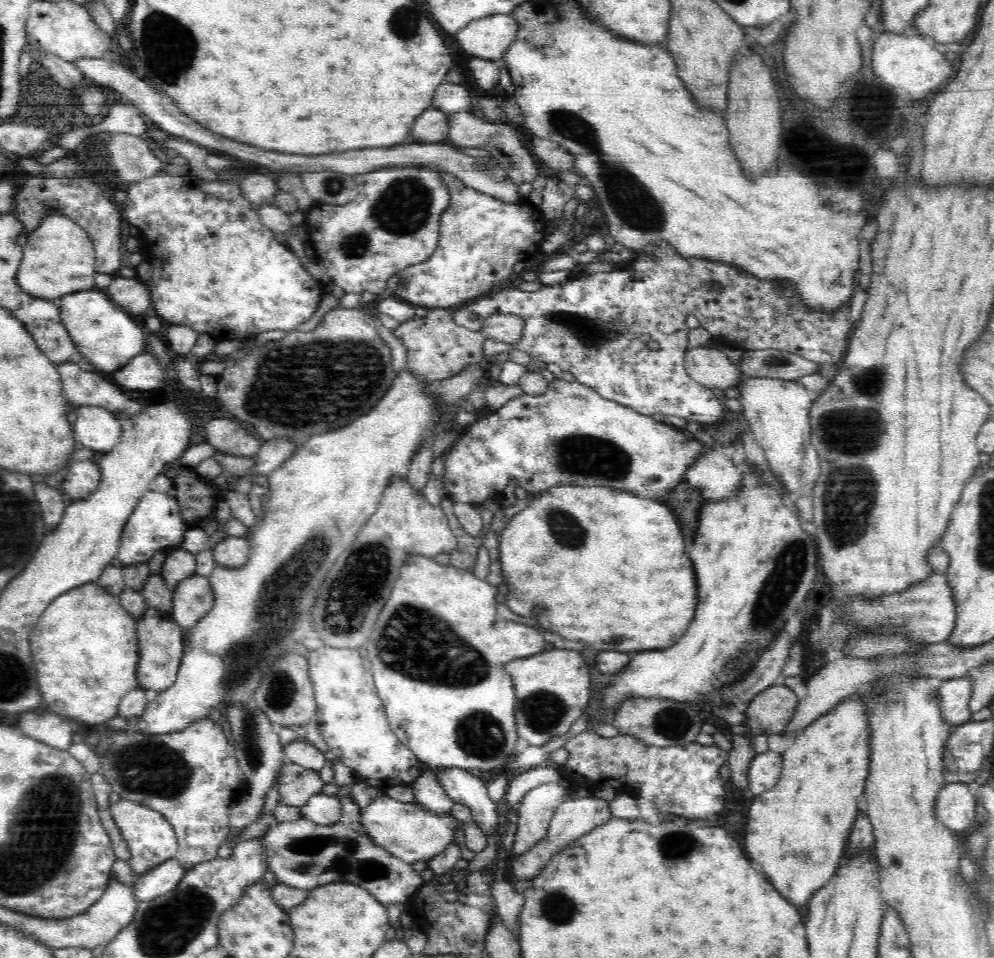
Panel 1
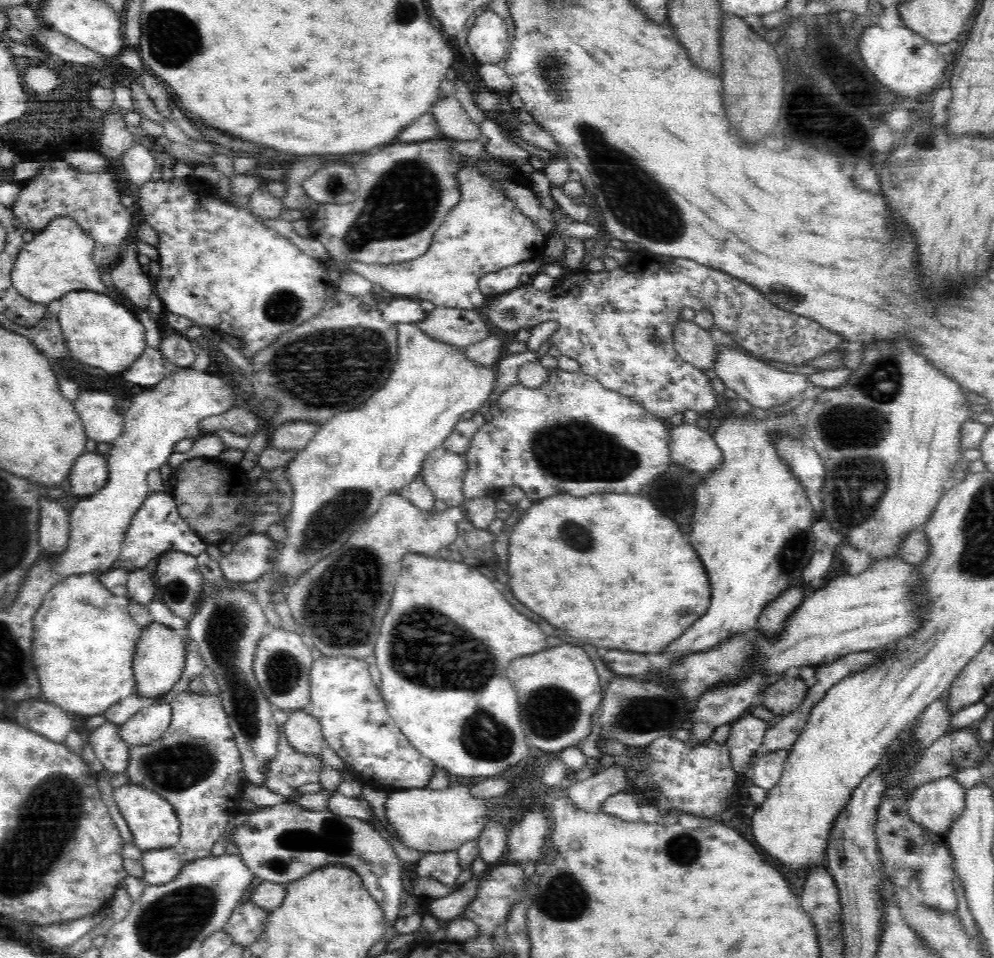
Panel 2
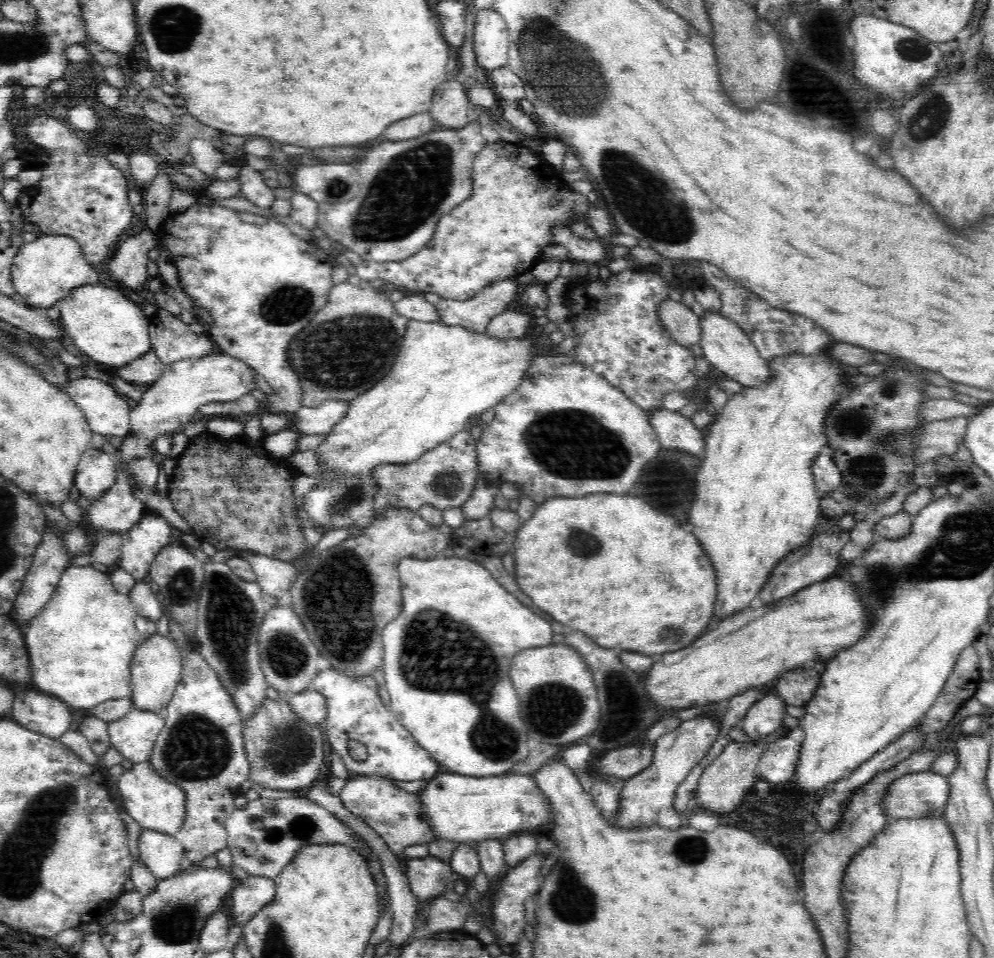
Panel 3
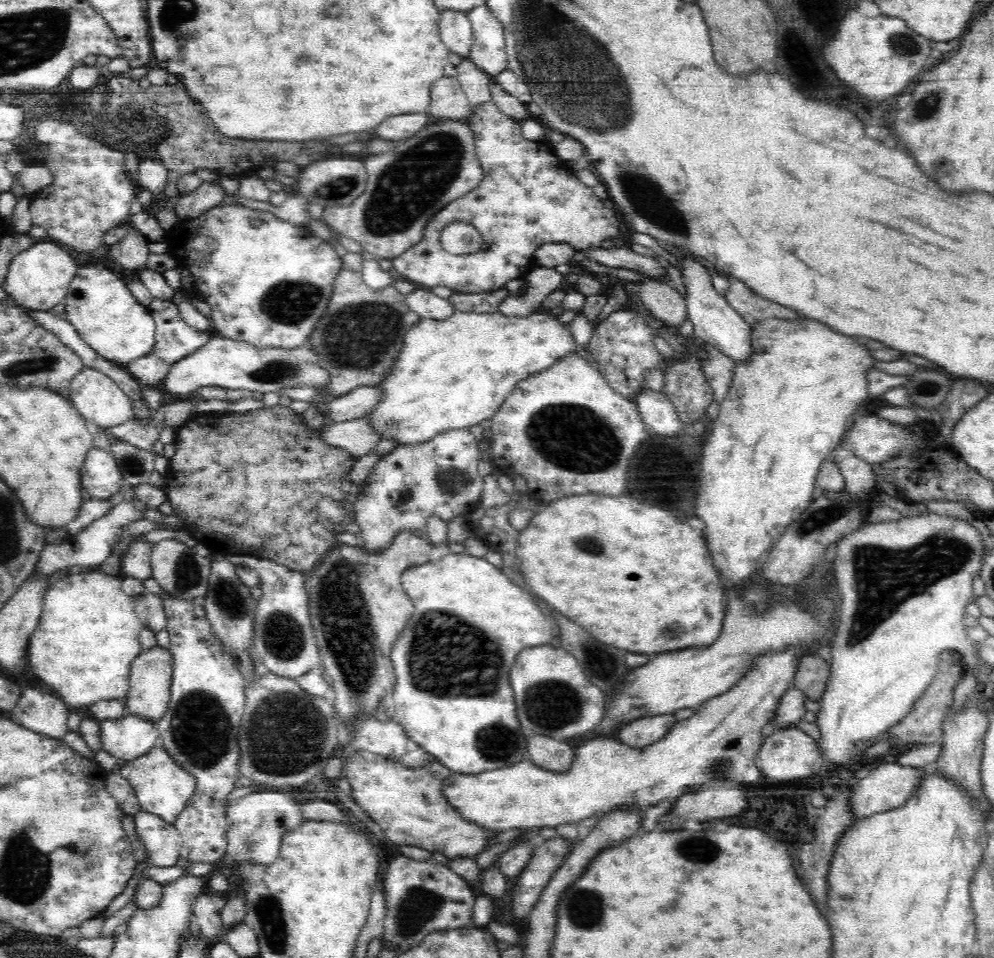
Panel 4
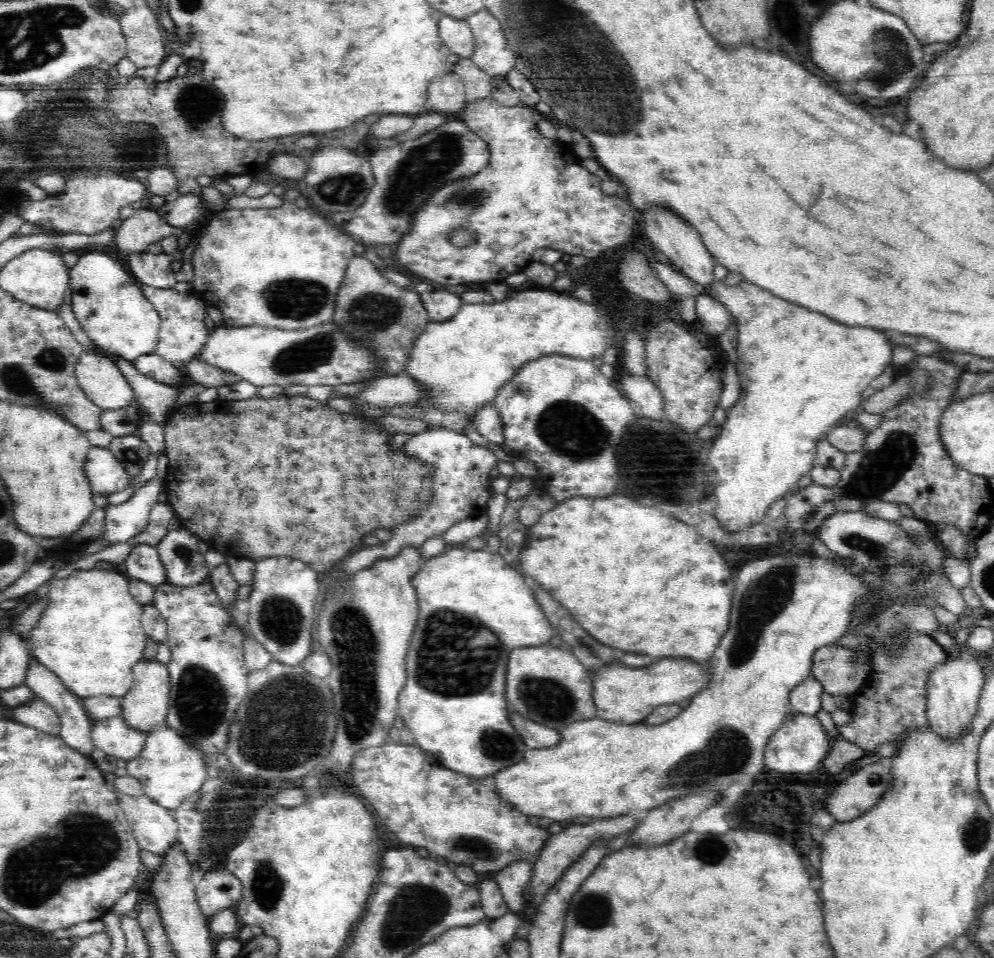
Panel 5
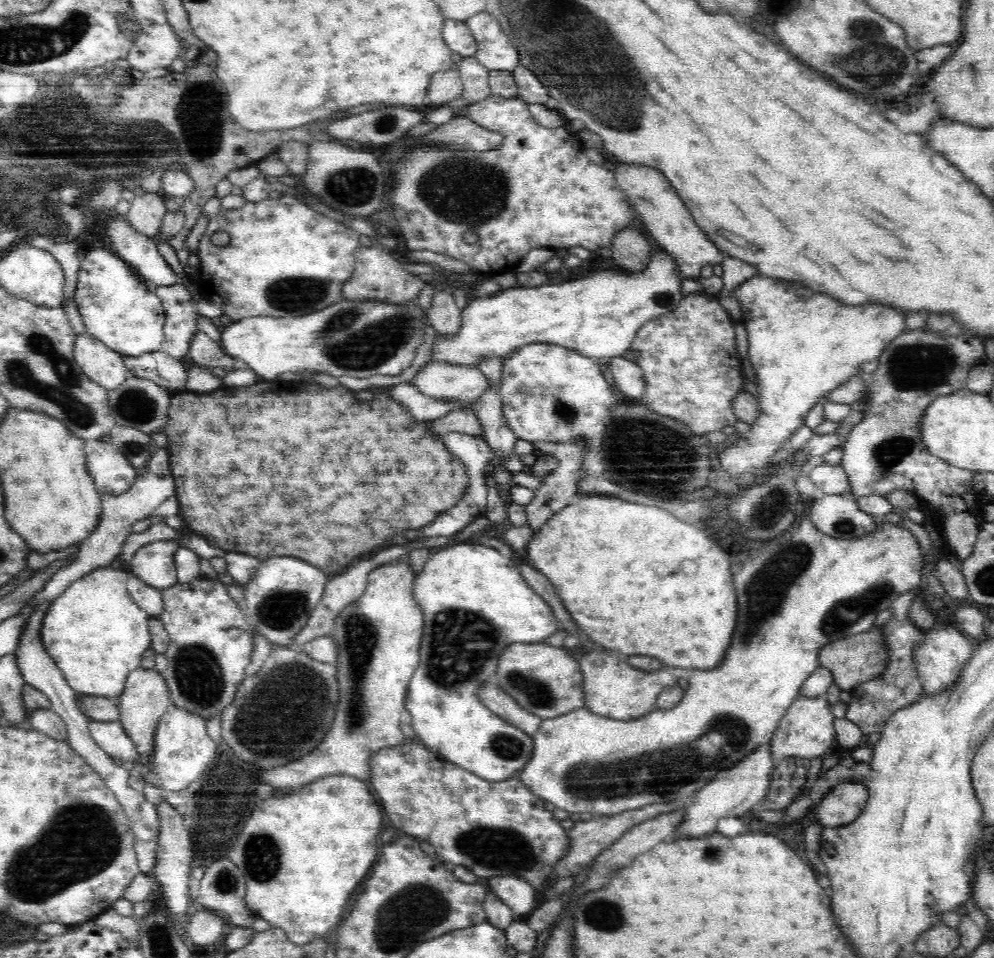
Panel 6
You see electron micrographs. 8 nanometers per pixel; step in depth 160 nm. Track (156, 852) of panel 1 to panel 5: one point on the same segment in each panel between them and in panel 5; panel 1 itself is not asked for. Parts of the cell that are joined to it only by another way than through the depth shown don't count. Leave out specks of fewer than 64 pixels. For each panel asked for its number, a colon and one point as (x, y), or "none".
2: (152, 821)
3: (153, 802)
4: (163, 787)
5: (170, 768)

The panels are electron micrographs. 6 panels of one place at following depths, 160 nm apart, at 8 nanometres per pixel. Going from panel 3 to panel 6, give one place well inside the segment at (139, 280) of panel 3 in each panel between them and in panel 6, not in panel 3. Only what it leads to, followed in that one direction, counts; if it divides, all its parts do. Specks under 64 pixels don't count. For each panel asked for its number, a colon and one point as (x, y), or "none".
4: (131, 253)
5: (145, 226)
6: (147, 212)

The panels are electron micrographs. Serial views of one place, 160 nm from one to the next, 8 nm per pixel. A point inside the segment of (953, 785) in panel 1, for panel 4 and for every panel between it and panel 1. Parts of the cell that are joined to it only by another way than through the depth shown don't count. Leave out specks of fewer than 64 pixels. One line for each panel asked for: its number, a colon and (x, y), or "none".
2: (935, 805)
3: (923, 794)
4: (889, 785)

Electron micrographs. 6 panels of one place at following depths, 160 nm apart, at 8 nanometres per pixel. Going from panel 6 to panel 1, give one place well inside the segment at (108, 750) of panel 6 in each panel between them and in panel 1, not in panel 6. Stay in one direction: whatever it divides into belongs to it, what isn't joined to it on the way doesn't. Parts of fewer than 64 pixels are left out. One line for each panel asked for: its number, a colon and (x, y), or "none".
1: (318, 499)
2: (148, 725)
3: (134, 735)
4: (129, 737)
5: (114, 736)

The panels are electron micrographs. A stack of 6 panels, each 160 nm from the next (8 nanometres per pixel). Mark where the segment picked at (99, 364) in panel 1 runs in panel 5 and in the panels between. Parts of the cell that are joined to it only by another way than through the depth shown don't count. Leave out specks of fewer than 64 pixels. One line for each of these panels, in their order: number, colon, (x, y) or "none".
2: (99, 332)
3: (109, 329)
4: (99, 305)
5: (114, 313)

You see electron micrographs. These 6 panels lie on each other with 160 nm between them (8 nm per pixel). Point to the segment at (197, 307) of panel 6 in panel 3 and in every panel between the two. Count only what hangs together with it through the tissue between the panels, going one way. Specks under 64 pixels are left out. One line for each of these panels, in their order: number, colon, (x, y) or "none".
3: (171, 338)
4: (175, 339)
5: (182, 334)

